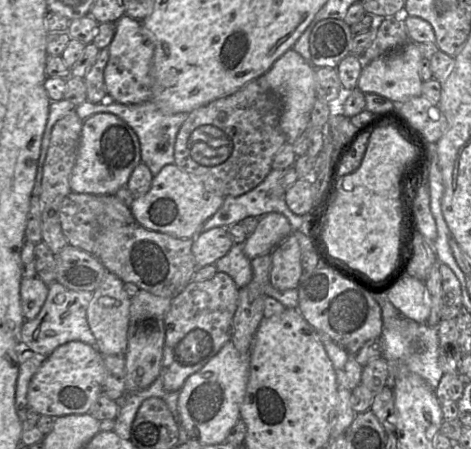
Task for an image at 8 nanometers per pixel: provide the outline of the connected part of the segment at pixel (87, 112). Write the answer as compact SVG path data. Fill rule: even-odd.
M106 100L100 103L85 101L76 106L75 111L83 122L97 113L112 113L124 120L136 133L140 143L141 161L148 166L154 177L159 174L164 166L174 163L176 136L188 115L188 113L183 112L166 114L157 104L151 101L128 105L120 104L113 100Z

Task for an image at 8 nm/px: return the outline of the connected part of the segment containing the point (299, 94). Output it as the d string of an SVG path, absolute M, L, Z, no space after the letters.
M290 48L274 62L266 73L259 76L257 81L261 87L270 89L280 100L280 127L285 134L286 142L293 143L304 133L310 123L310 114L316 99L315 67Z

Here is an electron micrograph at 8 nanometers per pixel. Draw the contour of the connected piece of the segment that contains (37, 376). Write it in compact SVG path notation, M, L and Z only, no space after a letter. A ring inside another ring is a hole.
M70 341L56 348L32 377L28 387L28 405L40 415L53 418L87 414L102 394L105 376L103 355L96 346Z

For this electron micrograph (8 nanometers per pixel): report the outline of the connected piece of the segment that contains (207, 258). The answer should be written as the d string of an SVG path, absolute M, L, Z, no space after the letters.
M215 227L199 232L192 245L192 253L198 268L215 264L225 256L233 246L227 227Z

